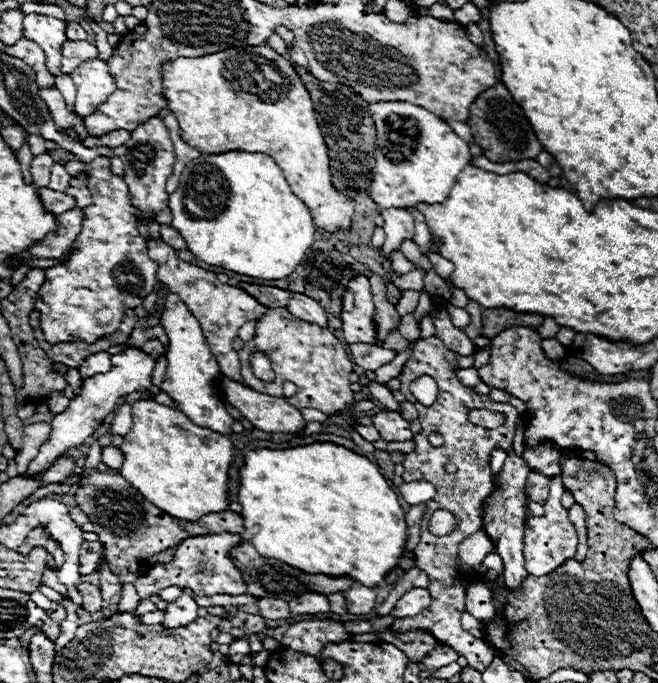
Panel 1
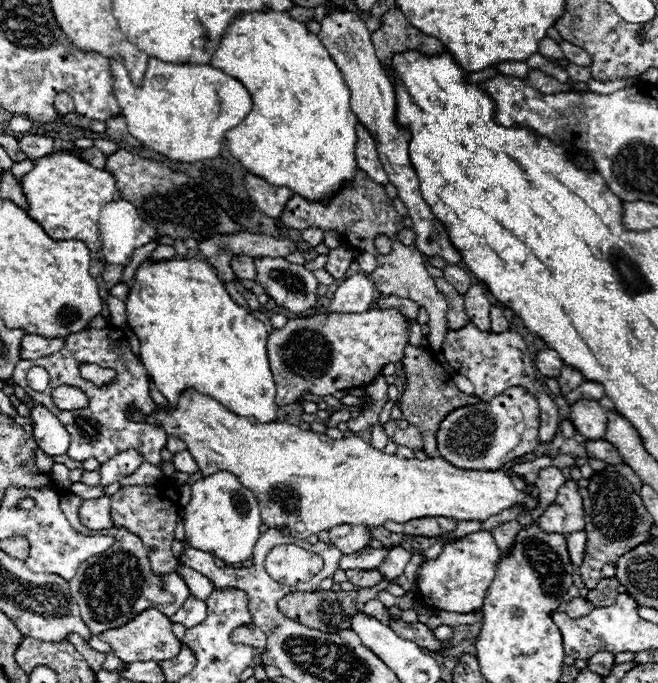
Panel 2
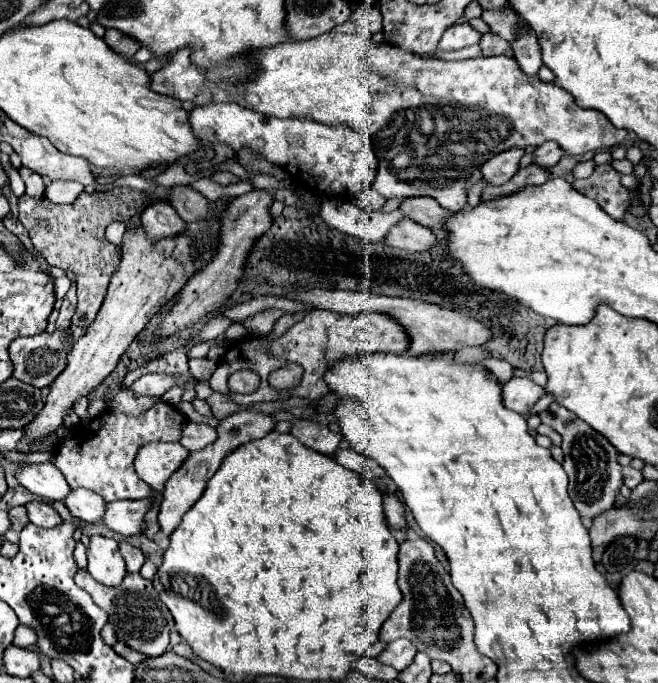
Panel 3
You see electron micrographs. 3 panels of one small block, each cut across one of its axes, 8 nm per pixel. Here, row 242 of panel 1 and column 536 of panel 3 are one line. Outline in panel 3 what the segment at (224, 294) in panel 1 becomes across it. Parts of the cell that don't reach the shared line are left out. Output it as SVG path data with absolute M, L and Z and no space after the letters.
M544 142L540 148L534 150L534 164L540 164L542 168L552 168L560 158L562 158L562 150L556 142Z

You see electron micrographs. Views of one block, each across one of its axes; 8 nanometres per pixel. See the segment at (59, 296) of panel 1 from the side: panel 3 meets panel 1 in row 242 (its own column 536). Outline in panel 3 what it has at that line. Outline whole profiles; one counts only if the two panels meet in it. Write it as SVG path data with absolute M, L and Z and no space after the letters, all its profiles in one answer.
M328 32L328 34L322 34L318 38L312 38L312 40L304 40L304 42L296 42L296 40L288 40L284 44L278 44L278 46L272 46L272 48L264 48L256 54L250 56L256 66L258 66L258 76L248 80L246 84L222 84L222 88L214 82L208 82L204 78L204 72L200 68L196 68L192 62L190 62L190 48L184 48L184 50L178 50L166 64L160 72L152 74L152 84L150 88L158 94L166 94L166 96L172 96L172 98L178 98L178 100L192 100L200 106L206 106L210 102L240 102L244 104L246 108L250 110L256 110L256 112L262 112L266 116L276 116L276 118L292 118L292 116L304 116L304 118L312 118L312 120L318 120L318 122L324 122L324 124L346 124L350 128L354 128L356 132L364 132L364 136L372 142L374 150L376 150L376 156L378 156L378 176L376 176L376 182L374 182L374 188L386 198L386 200L392 200L392 198L412 198L412 196L430 196L434 198L442 208L450 210L450 212L460 212L464 210L468 204L466 204L466 190L464 190L464 184L466 180L470 178L472 170L480 168L484 162L488 162L492 156L508 150L508 148L528 148L528 146L540 146L548 140L554 140L566 154L586 154L590 150L600 150L600 148L610 148L610 146L618 146L624 136L626 136L626 130L618 130L612 126L612 122L598 110L584 110L584 108L578 108L576 102L572 100L572 96L568 92L564 92L560 86L552 84L552 82L542 82L538 76L528 76L522 72L522 68L518 66L518 62L514 58L508 58L508 56L492 56L492 58L470 58L470 60L458 60L458 62L448 62L448 60L436 60L436 58L424 58L424 56L418 56L418 54L412 54L404 48L398 48L398 46L388 46L388 44L378 44L374 46L372 42L364 42L364 38L360 36L348 36L348 34L334 34L334 32Z

